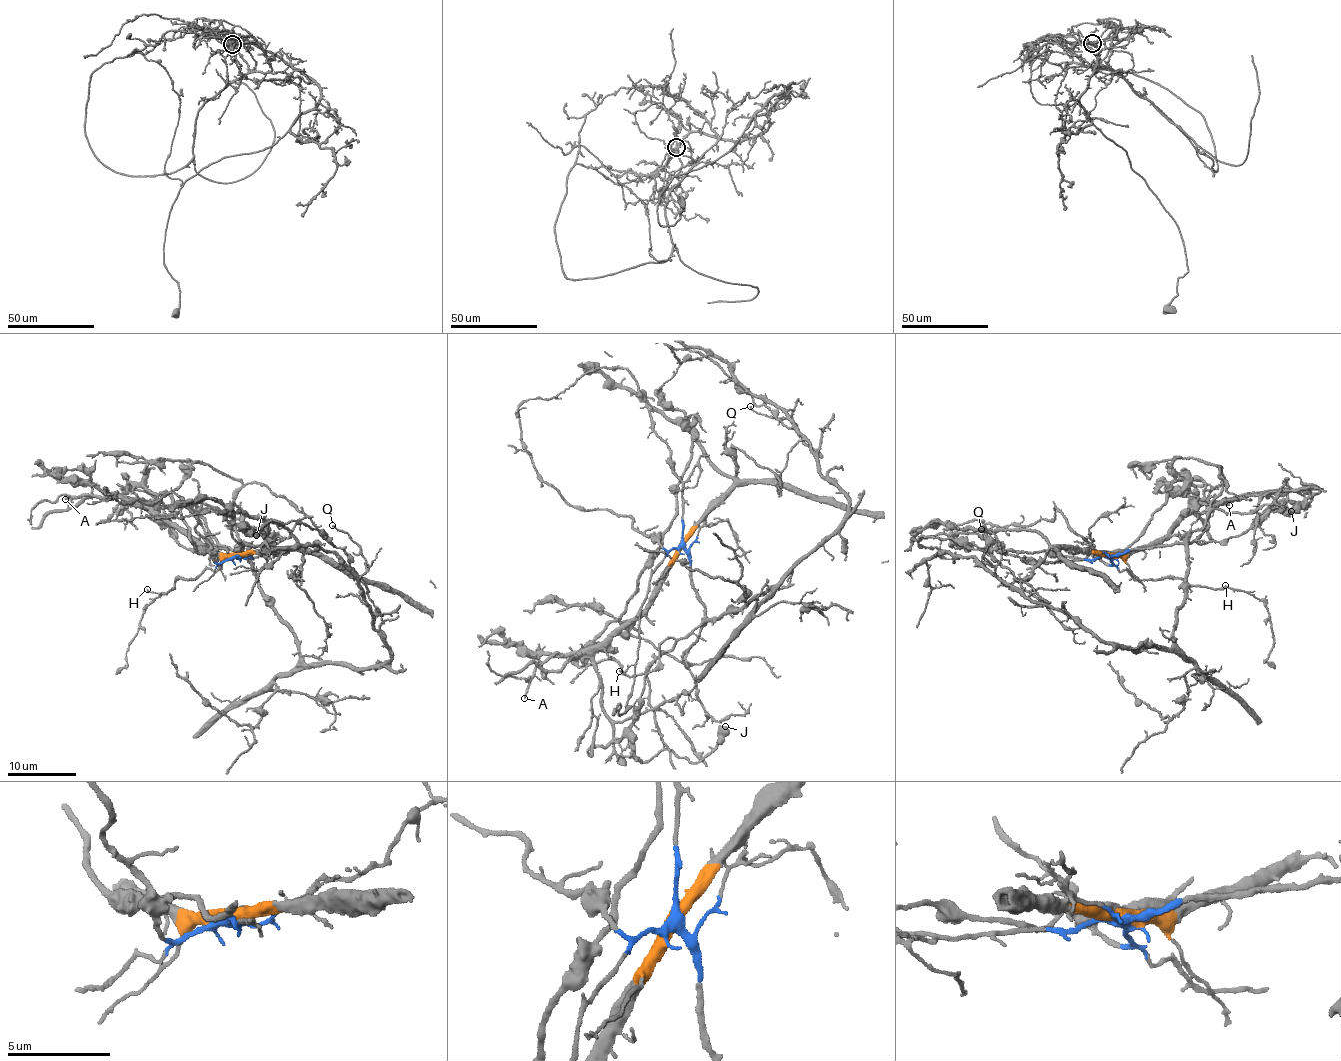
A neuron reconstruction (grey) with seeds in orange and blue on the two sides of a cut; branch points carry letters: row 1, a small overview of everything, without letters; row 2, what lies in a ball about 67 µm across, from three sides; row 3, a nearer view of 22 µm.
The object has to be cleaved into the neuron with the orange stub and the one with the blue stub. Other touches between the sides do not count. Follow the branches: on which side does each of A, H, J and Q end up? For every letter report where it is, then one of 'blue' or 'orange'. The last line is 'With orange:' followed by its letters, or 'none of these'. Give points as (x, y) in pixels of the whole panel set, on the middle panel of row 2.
A: at (524, 698); orange
H: at (619, 671); blue
J: at (725, 726); blue
Q: at (750, 406); blue
With orange: A

